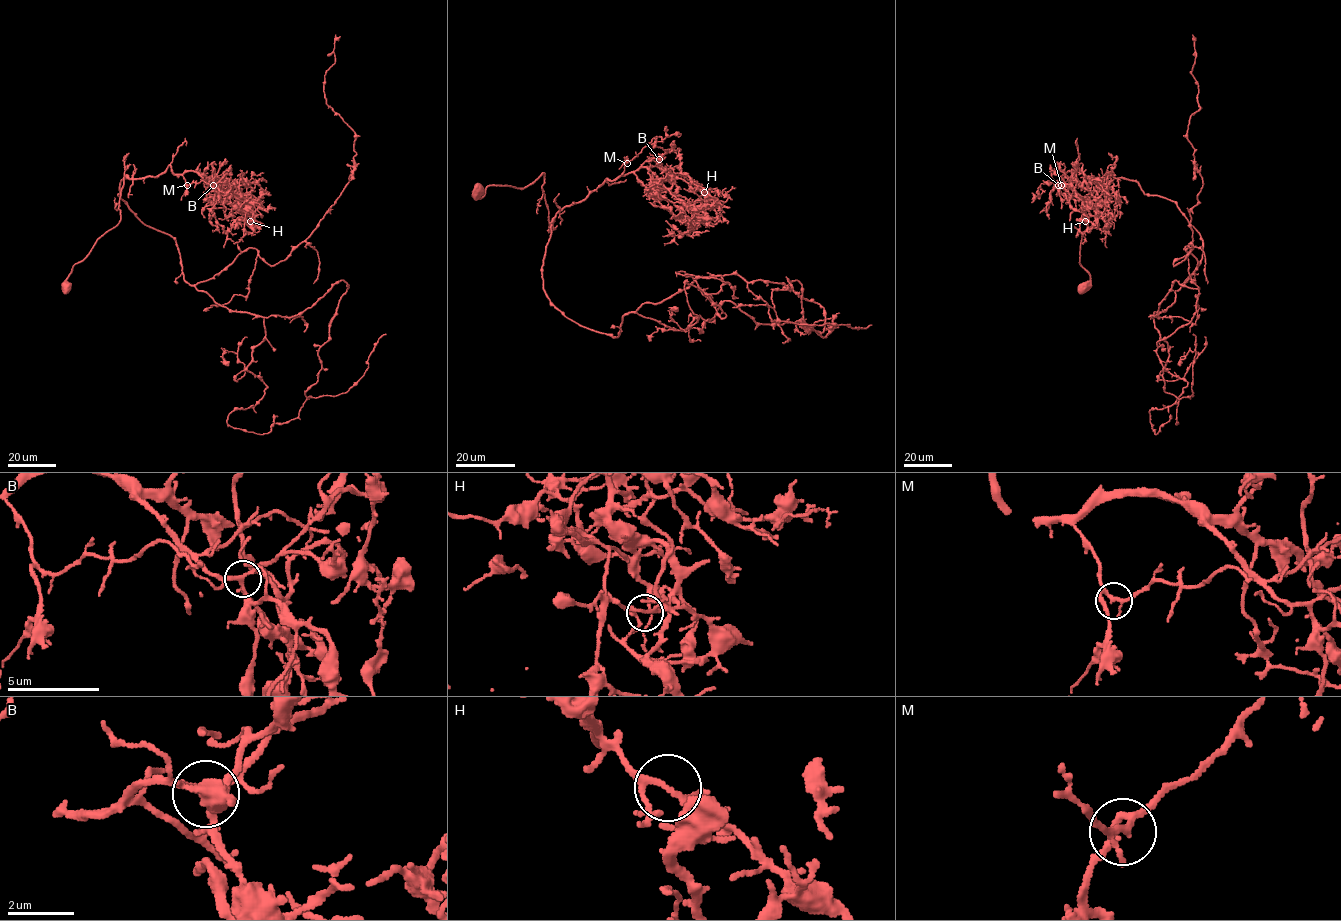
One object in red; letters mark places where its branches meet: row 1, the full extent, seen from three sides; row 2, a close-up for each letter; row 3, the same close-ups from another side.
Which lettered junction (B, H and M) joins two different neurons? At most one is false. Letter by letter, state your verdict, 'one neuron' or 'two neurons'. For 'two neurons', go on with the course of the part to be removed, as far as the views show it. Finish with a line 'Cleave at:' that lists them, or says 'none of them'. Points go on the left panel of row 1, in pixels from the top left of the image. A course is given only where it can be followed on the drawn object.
B: one neuron
H: two neurons; course (250, 221), (245, 219), (245, 212), (225, 201), (219, 184), (247, 179), (268, 196)
M: one neuron
Cleave at: H

